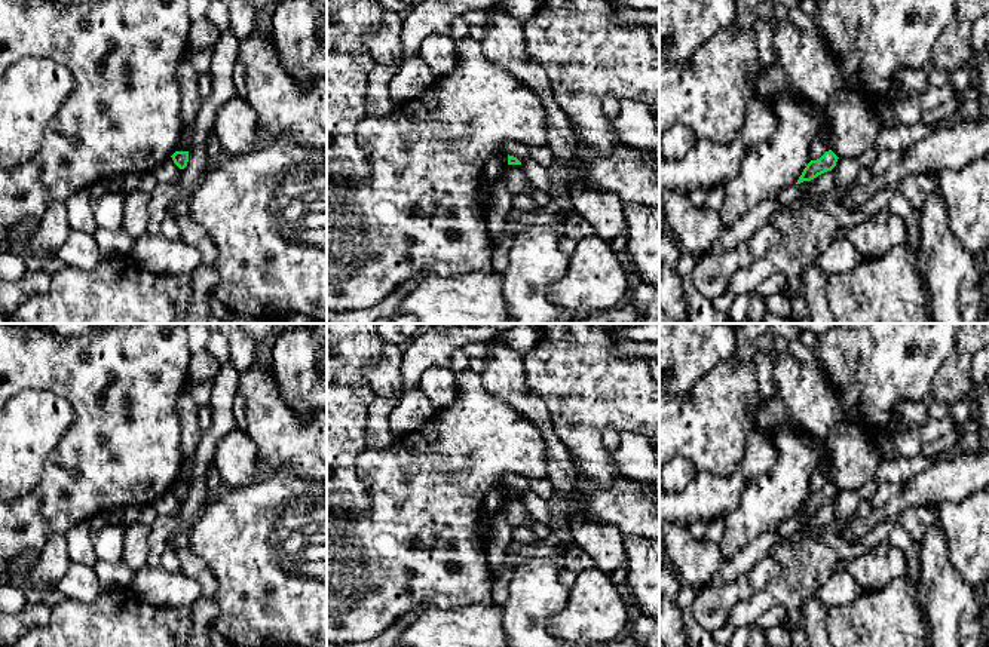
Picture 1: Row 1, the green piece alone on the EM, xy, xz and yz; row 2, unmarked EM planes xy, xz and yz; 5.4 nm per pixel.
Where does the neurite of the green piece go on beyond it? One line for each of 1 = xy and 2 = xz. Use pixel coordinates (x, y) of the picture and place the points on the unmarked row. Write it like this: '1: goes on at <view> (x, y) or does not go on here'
1: does not go on here
2: does not go on here

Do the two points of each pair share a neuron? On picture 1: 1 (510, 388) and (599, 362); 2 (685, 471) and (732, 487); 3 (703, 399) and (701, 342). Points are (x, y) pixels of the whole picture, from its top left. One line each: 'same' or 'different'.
1: different
2: different
3: different

